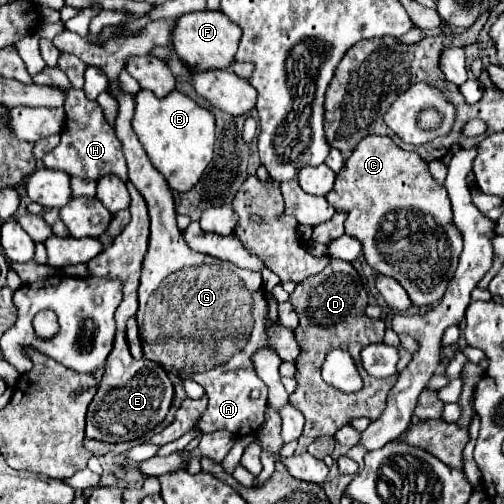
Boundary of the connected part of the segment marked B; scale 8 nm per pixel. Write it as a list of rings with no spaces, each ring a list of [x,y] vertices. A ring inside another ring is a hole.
[[[140,90],[136,94],[132,128],[148,152],[154,168],[164,174],[170,188],[176,192],[192,190],[214,156],[214,114],[178,90],[170,92],[166,98],[154,96],[150,90]]]

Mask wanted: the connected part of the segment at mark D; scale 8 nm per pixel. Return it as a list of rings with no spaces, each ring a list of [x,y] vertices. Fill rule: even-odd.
[[[334,258],[320,274],[300,282],[296,290],[290,294],[290,302],[296,314],[300,316],[300,324],[294,330],[294,334],[302,346],[300,358],[296,360],[298,388],[290,396],[290,404],[296,410],[300,410],[306,418],[304,436],[310,436],[310,438],[334,436],[348,420],[360,418],[360,416],[366,416],[368,420],[378,420],[382,410],[386,408],[386,396],[394,386],[398,374],[394,374],[392,378],[378,380],[368,376],[366,370],[362,368],[360,350],[370,342],[382,342],[386,324],[382,320],[372,320],[364,314],[364,308],[368,306],[368,294],[360,282],[358,272],[348,262]],[[334,348],[342,348],[350,352],[364,381],[362,390],[346,394],[322,380],[320,370],[322,370],[326,352]]]

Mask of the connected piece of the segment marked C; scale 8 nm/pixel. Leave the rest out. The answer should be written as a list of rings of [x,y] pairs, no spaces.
[[[366,136],[346,160],[346,166],[342,168],[342,174],[336,176],[334,188],[326,194],[326,200],[336,210],[348,212],[344,222],[346,234],[360,240],[366,262],[378,274],[396,278],[402,284],[414,306],[428,306],[442,298],[454,270],[458,268],[462,234],[452,222],[452,206],[446,188],[434,182],[428,164],[416,152],[398,148],[388,136]]]

